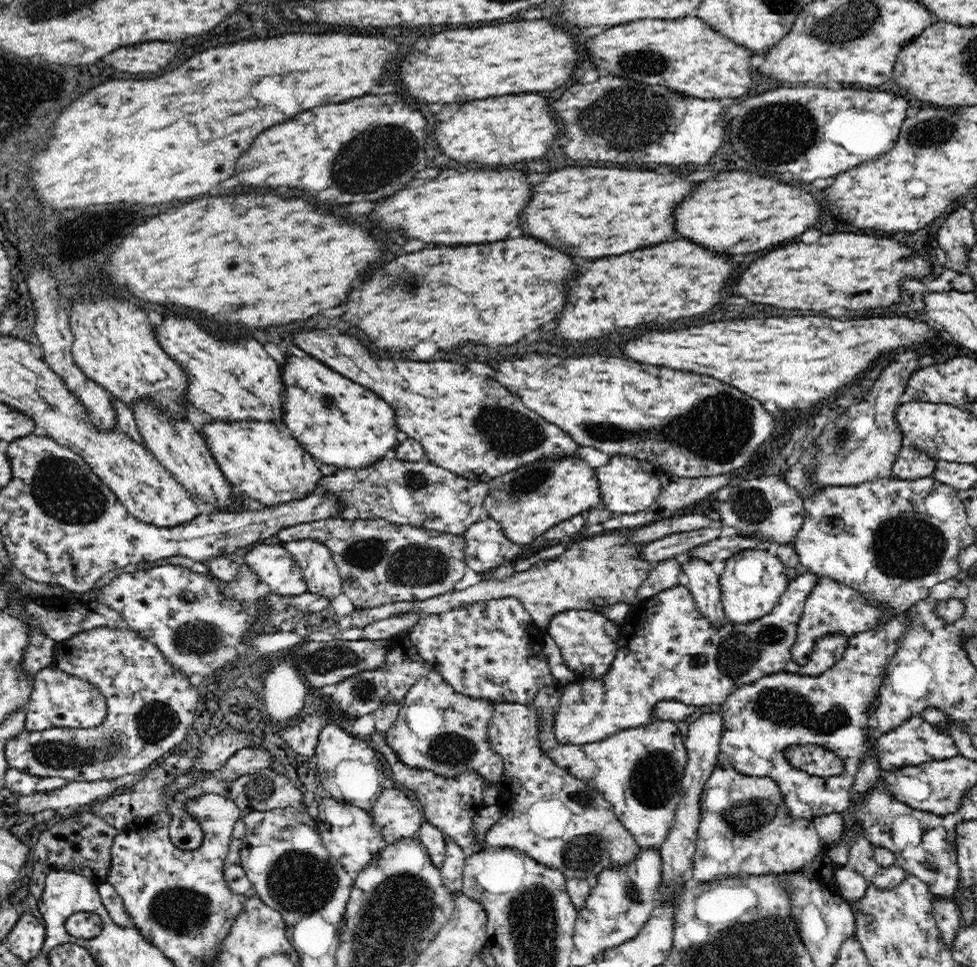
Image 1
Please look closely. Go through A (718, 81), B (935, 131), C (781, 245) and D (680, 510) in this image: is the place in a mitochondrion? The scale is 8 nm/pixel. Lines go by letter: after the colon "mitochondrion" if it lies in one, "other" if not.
A: other
B: mitochondrion
C: other
D: other

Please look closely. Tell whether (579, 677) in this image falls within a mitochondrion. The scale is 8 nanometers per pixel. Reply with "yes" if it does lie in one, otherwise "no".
no

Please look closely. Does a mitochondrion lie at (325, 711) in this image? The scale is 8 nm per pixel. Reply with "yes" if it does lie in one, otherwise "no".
no

